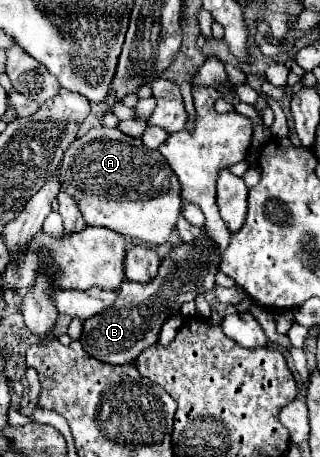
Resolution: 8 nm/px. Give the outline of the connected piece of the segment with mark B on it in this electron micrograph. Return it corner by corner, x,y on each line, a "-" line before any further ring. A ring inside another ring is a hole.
201,228
201,236
195,244
177,244
161,262
159,274
149,284
133,284
123,282
119,288
119,298
113,306
105,308
105,312
83,322
81,344
85,352
93,358
109,364
129,364
133,362
141,350
153,346
159,340
161,326
173,314
179,314
181,304
191,302
199,296
199,288
213,290
215,274
219,272
219,252
213,248
209,236
205,236
205,228

